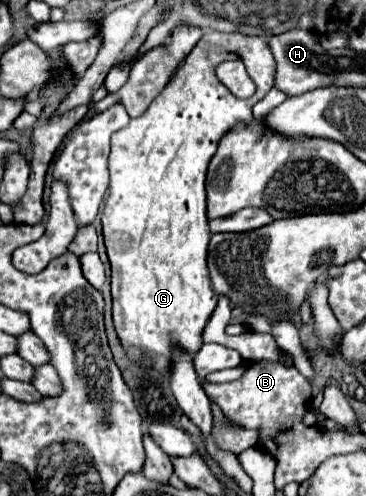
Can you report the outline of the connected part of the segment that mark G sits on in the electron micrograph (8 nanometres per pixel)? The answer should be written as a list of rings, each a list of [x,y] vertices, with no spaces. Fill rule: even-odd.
[[[205,31],[199,43],[193,47],[193,51],[181,63],[179,73],[175,73],[175,77],[165,85],[165,89],[153,99],[149,109],[141,117],[131,119],[129,125],[125,125],[111,137],[111,183],[101,223],[107,255],[111,261],[115,331],[131,359],[155,359],[153,367],[165,373],[169,369],[171,349],[177,343],[189,353],[197,353],[197,349],[201,349],[203,327],[207,325],[217,305],[217,295],[211,289],[207,271],[207,245],[211,239],[205,197],[207,165],[215,155],[219,139],[239,121],[251,121],[251,107],[259,99],[263,99],[271,87],[273,53],[265,39],[241,33]],[[227,59],[243,61],[247,73],[257,85],[253,97],[239,99],[217,79],[215,69],[221,61]]]

